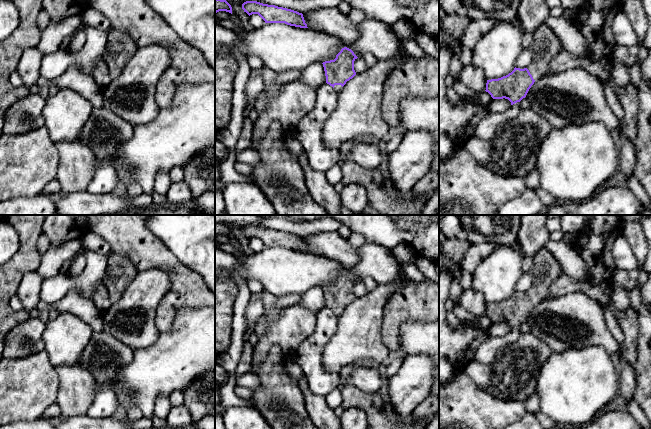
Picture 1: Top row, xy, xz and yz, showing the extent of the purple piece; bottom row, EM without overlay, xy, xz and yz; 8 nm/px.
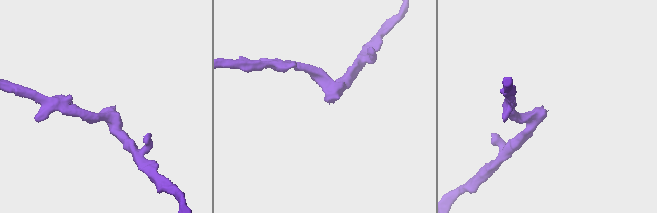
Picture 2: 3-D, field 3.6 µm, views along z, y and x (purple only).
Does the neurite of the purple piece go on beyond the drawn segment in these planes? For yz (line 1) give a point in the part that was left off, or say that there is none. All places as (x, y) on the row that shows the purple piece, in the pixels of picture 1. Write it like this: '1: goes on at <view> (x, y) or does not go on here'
1: goes on at yz (546, 44)

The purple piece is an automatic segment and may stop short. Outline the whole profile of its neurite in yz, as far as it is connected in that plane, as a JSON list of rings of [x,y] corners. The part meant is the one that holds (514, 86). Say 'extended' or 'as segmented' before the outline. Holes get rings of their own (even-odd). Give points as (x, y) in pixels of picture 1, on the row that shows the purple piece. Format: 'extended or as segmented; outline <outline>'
extended; outline [[[545,24],[533,33],[530,44],[531,64],[524,69],[514,68],[506,76],[487,80],[486,92],[493,99],[508,99],[511,105],[526,97],[534,82],[548,70],[551,60],[564,48],[559,37]]]

